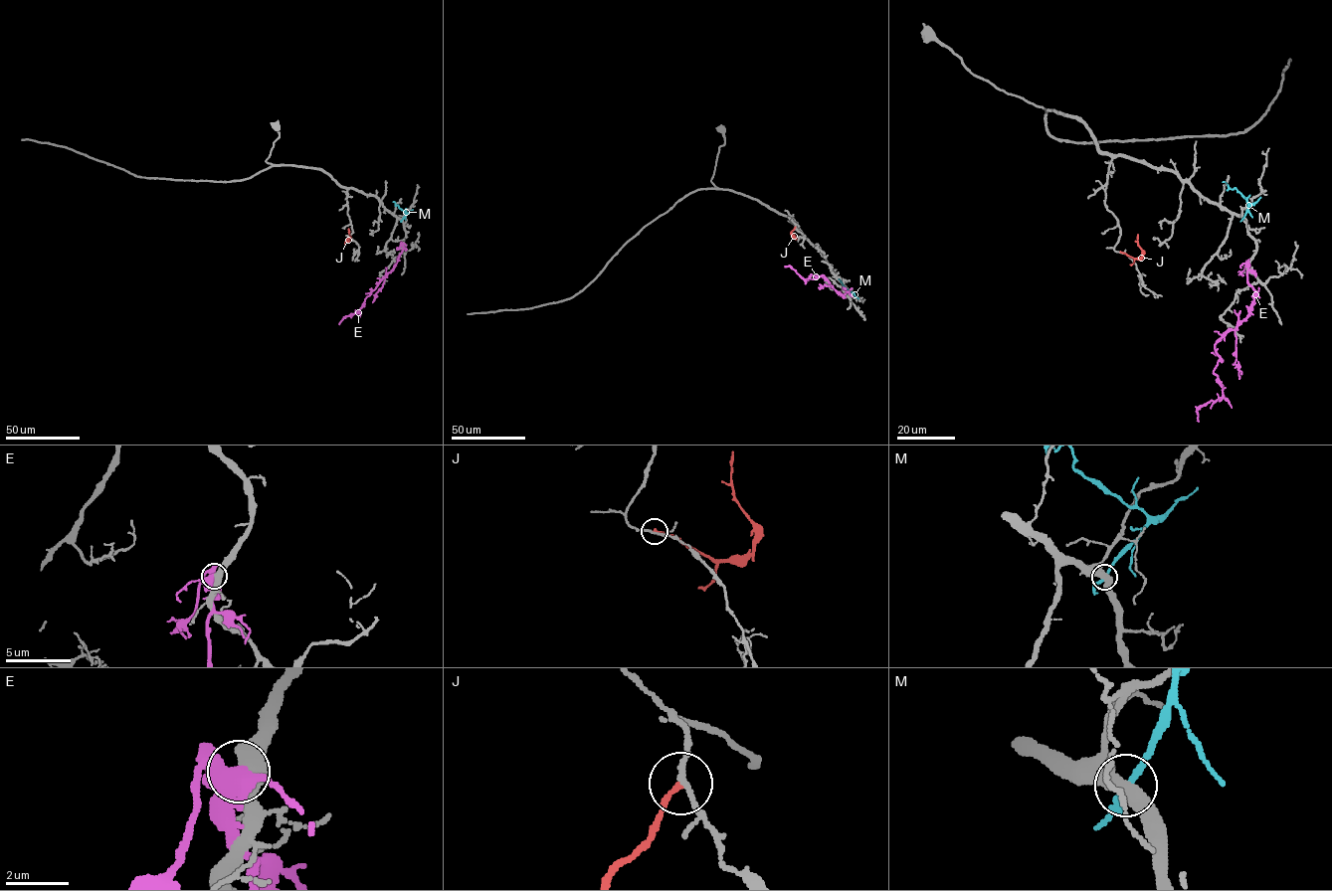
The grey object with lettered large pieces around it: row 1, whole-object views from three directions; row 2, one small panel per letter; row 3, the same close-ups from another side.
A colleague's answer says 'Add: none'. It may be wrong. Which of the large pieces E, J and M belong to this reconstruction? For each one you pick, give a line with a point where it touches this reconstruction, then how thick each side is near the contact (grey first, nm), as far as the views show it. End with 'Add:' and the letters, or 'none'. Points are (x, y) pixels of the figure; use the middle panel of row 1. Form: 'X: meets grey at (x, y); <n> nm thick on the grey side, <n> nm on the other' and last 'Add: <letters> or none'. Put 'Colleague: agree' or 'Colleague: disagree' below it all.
Add: none
Colleague: agree

